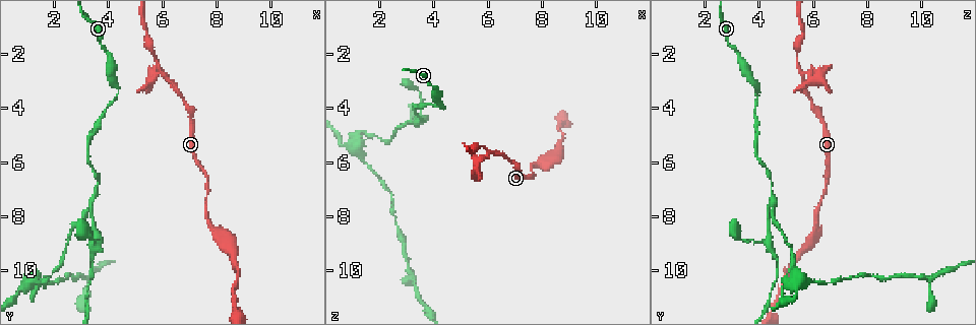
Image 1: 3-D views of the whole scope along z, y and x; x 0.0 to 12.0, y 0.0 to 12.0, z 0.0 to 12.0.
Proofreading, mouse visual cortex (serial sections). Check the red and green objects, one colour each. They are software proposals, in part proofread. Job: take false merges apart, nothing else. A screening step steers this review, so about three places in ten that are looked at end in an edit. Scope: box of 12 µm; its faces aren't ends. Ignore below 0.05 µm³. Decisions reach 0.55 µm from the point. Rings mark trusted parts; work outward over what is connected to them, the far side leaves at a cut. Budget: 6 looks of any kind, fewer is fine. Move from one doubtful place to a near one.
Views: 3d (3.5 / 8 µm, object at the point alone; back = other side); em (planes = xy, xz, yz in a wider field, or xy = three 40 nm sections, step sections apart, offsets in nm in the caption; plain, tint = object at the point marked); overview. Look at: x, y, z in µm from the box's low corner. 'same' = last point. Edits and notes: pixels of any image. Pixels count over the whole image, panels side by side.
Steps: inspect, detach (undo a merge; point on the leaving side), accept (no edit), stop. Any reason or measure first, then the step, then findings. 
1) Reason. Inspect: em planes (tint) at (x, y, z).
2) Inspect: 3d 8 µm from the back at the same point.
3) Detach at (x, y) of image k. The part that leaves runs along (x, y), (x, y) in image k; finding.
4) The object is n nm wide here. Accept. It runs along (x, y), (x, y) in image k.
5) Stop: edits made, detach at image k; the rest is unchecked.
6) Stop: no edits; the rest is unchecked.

Abrupt turn. Inspect: 3d 8 µm from the back at (4.3, 3.1, 3.9).

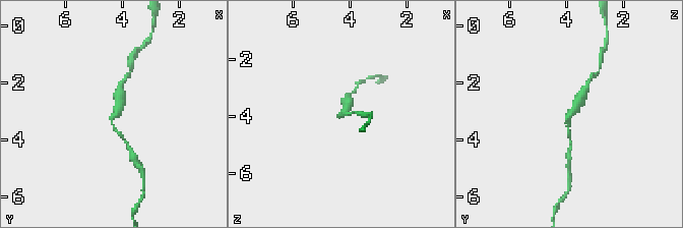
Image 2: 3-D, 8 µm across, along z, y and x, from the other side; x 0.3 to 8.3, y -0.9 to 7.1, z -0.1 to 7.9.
The arms are 150, 350 nm wide; need the tissue. Inspect: em xy step 3 (tint) at (4.2, 3.1, 3.8).

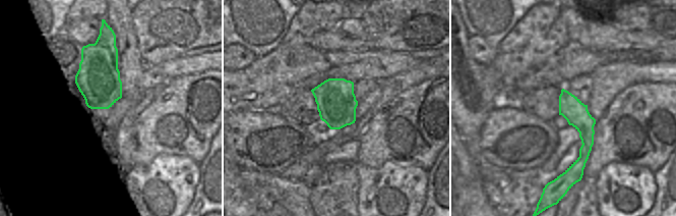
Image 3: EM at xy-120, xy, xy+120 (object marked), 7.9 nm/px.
The object is 320 nm wide here. Accept. It runs along (584, 88), (566, 119), (569, 138) in image 2; continuous, no second cell.

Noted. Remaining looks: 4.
Inspect: 3d 3.5 µm at (3.3, 7.5, 4.5).

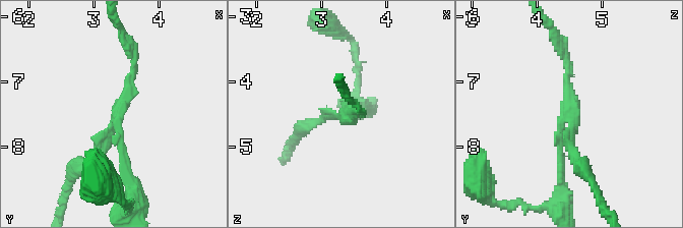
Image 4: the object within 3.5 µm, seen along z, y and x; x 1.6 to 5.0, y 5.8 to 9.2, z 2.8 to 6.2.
Inspect: em xy step 2 (tint) at (3.35, 7.55, 4.50).

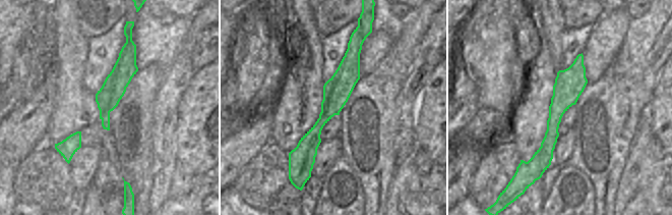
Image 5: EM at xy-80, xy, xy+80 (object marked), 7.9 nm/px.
The object is 220 nm wide here. Detach at (570, 149) of image 4. A border runs along (135, 49), (117, 65), (100, 118) in image 5; two cells meet here.

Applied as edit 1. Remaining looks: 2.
Stop: edits made, detach at image 4; the rest is unchecked.

